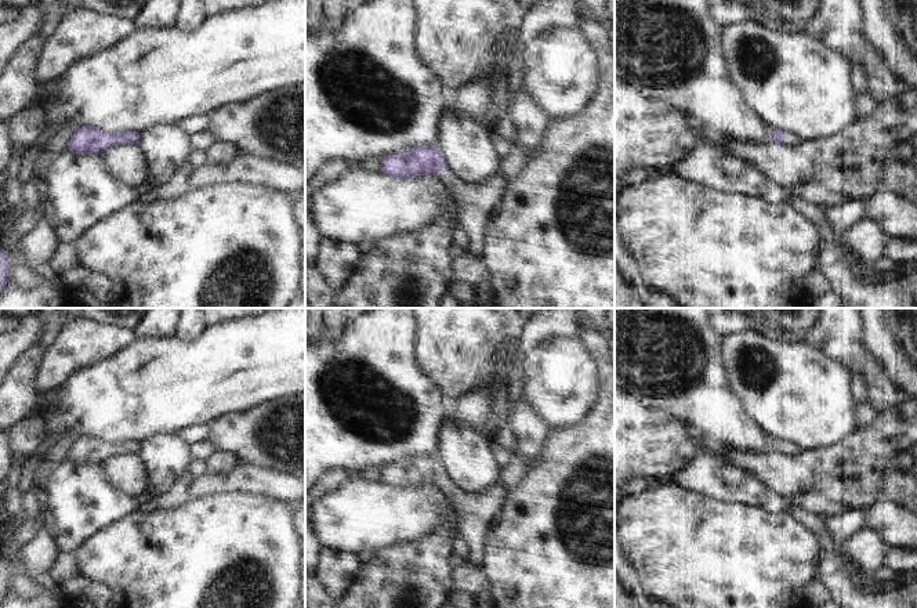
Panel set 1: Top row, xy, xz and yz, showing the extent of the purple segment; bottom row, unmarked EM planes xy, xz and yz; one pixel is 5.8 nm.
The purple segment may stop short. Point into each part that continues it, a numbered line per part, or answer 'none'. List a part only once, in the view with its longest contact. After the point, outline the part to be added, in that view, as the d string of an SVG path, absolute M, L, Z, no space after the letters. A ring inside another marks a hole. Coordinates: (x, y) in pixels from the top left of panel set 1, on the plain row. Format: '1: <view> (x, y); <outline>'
1: xz (474, 511); M500 473L488 489L481 493L467 493L458 491L450 479L439 478L441 492L450 499L456 513L458 538L468 549L468 561L472 565L482 564L483 536L492 517L500 509L507 496L507 488L500 479Z

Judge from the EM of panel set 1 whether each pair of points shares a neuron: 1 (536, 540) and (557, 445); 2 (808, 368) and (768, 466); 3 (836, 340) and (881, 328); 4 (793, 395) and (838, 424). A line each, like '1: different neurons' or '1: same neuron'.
1: same neuron
2: different neurons
3: different neurons
4: same neuron

